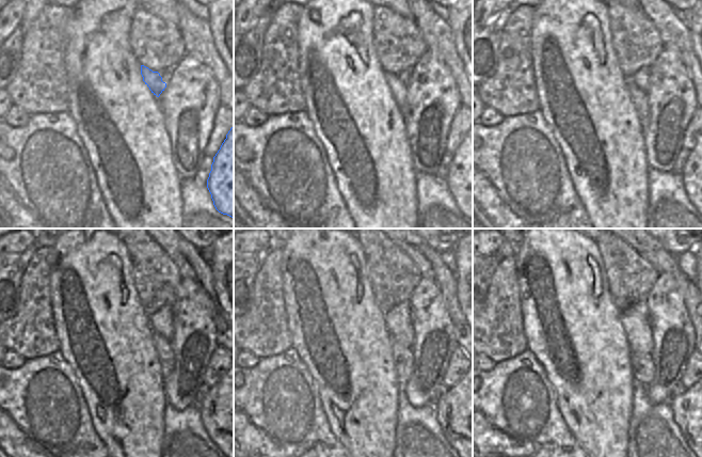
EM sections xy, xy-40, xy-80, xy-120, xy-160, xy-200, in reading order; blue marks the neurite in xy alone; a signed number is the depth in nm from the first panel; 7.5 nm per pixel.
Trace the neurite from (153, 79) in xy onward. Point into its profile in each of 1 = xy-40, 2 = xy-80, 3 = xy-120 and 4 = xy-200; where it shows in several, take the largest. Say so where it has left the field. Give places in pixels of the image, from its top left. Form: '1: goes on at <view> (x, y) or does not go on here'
1: goes on at xy-40 (399, 90)
2: goes on at xy-80 (638, 97)
3: goes on at xy-120 (165, 356)
4: goes on at xy-200 (642, 368)

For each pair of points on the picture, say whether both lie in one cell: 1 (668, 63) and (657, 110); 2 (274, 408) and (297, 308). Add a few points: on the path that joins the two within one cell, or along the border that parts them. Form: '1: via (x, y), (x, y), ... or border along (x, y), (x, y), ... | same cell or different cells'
1: via (668, 75), (668, 94), (664, 98) | same cell
2: border along (291, 347), (306, 367) | different cells

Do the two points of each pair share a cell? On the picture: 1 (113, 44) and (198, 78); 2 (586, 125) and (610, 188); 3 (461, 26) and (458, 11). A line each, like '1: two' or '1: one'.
1: two
2: one
3: one

